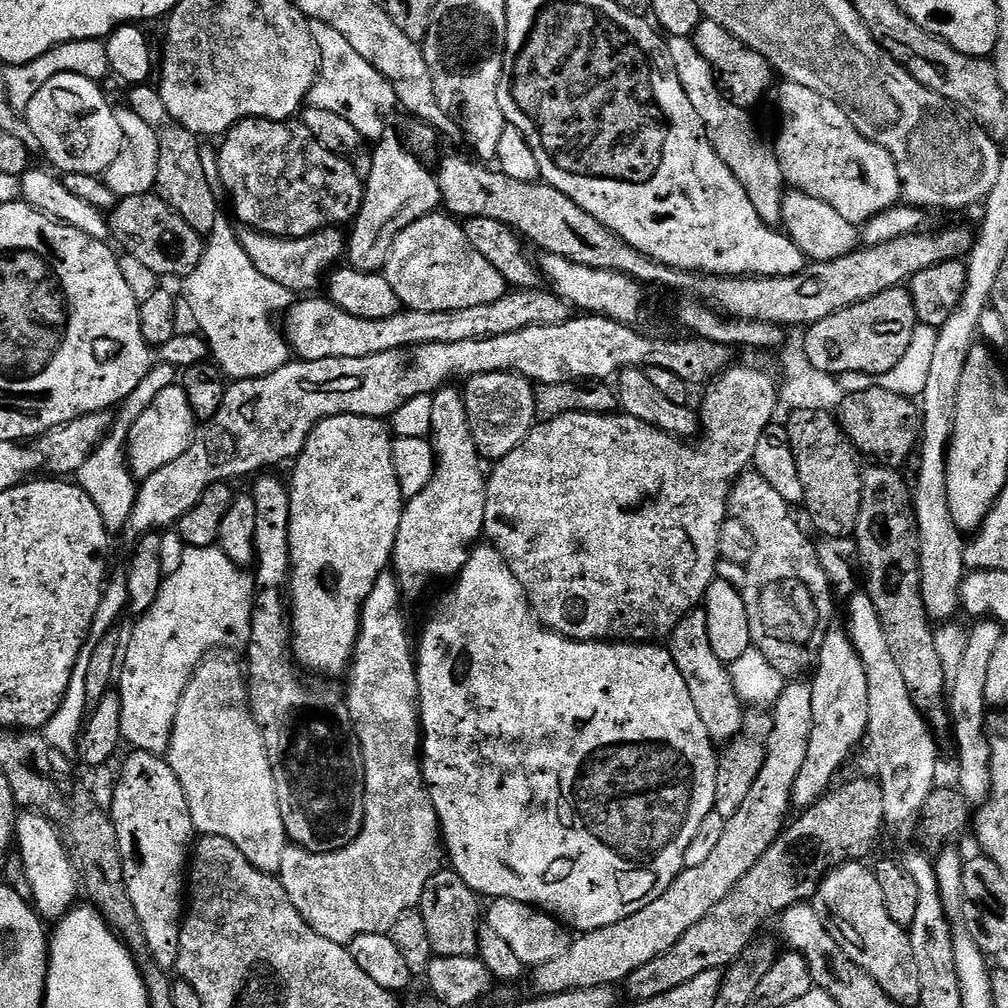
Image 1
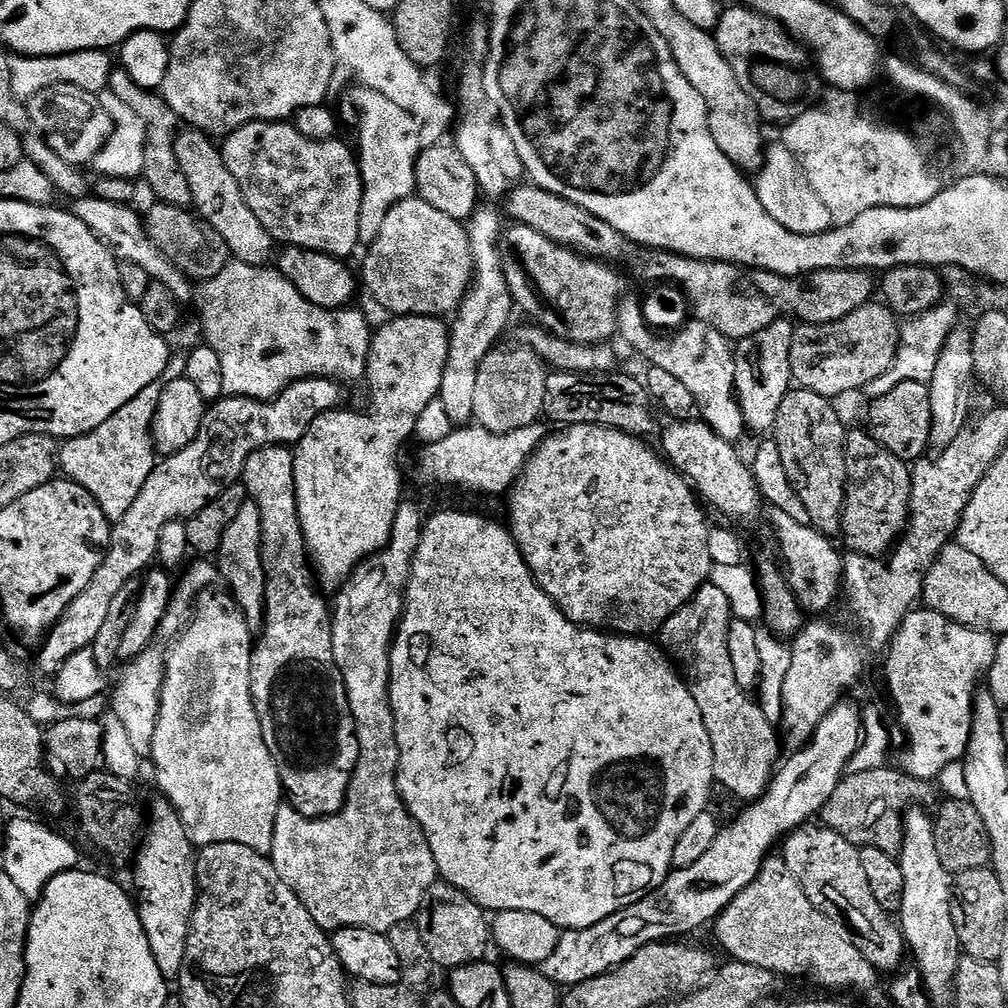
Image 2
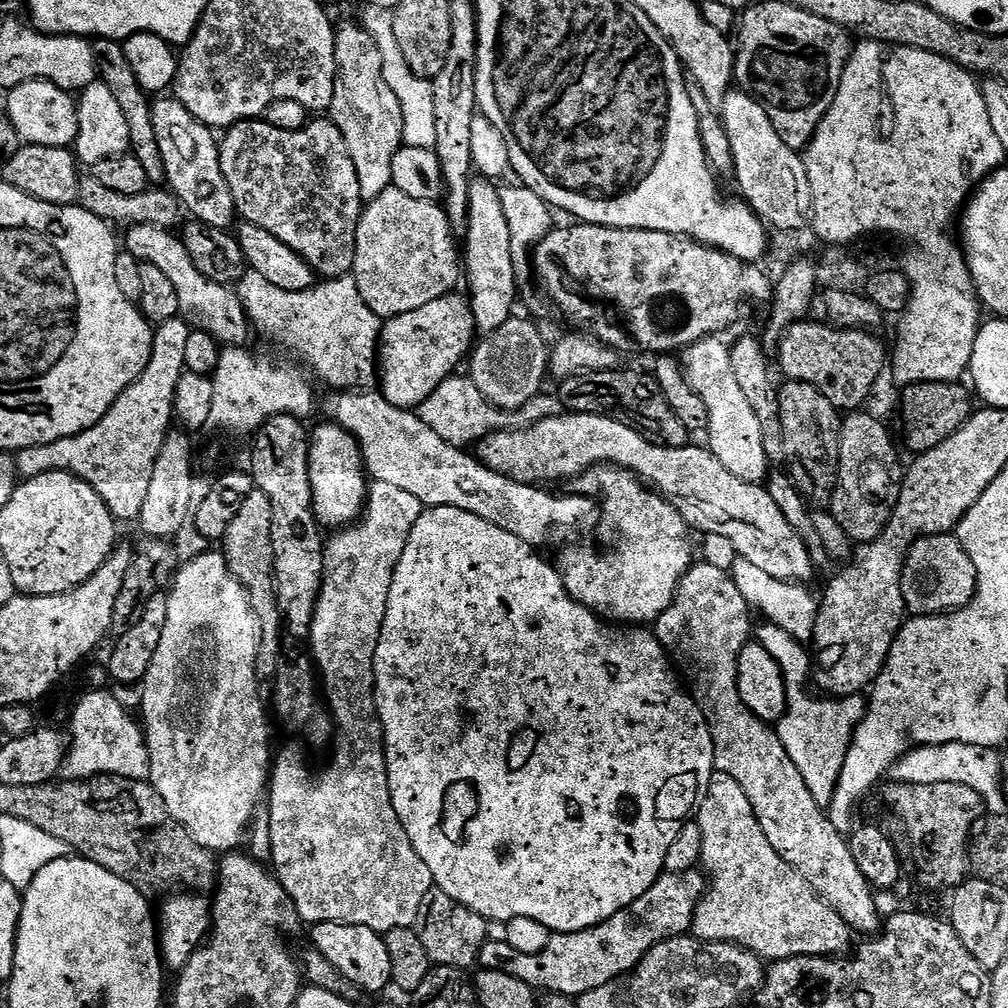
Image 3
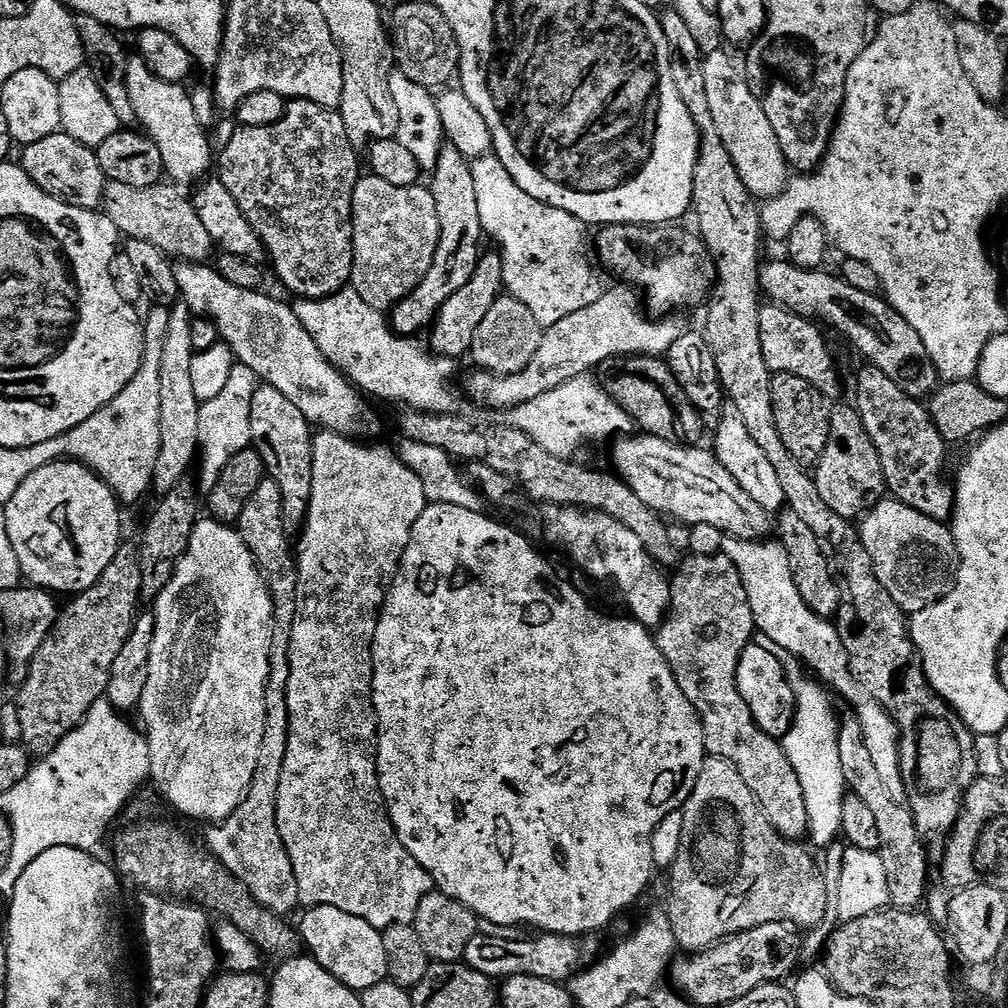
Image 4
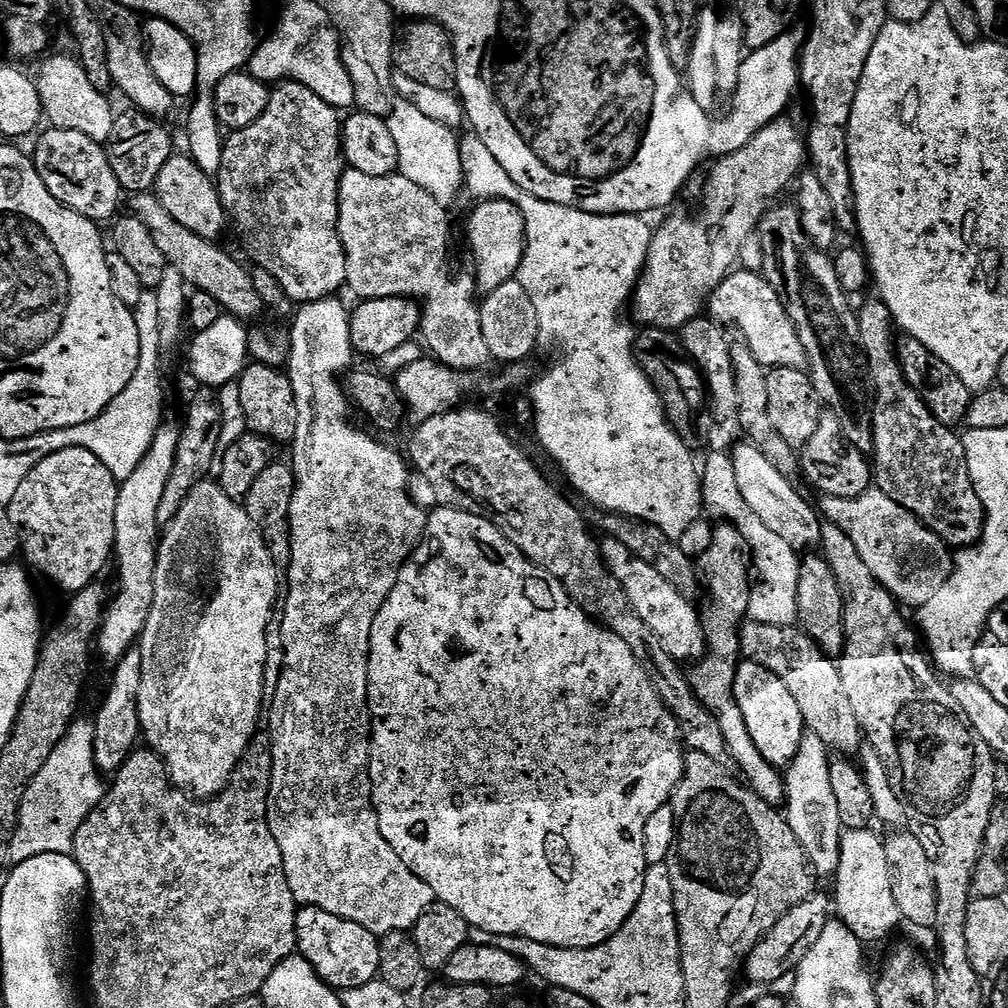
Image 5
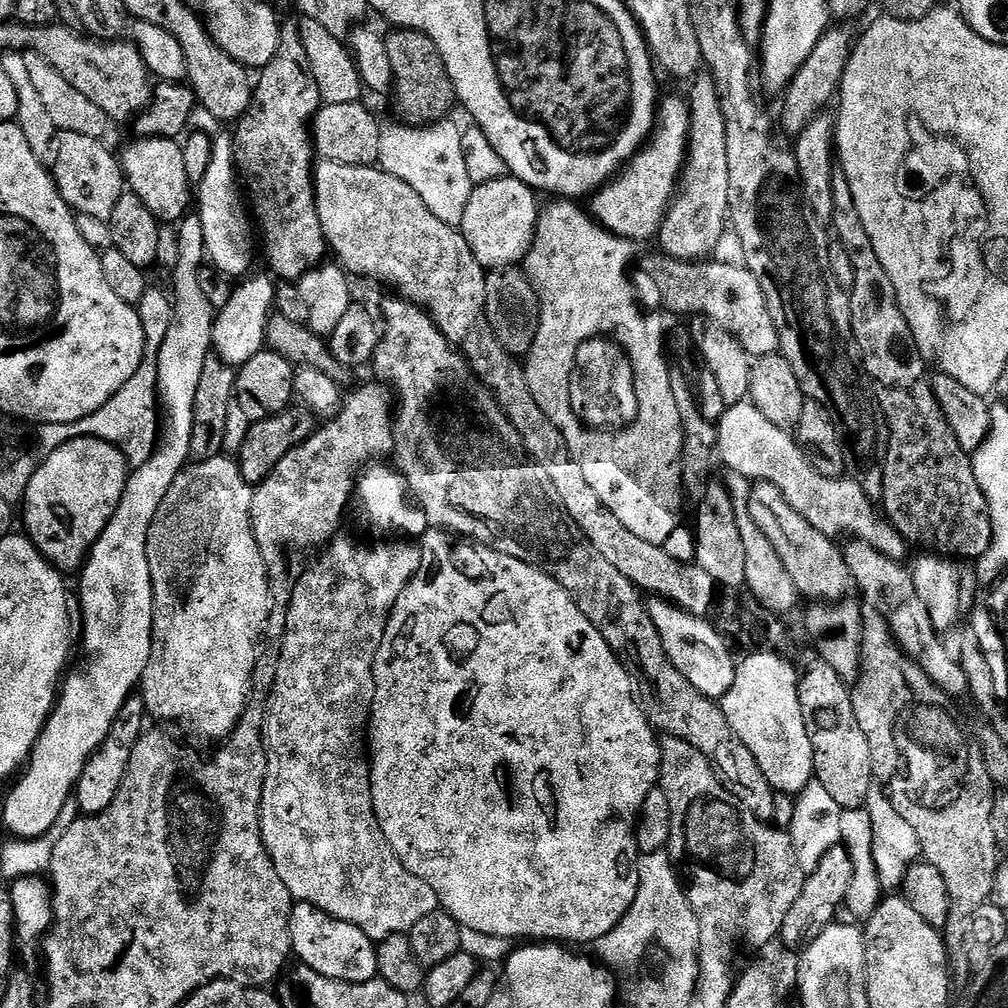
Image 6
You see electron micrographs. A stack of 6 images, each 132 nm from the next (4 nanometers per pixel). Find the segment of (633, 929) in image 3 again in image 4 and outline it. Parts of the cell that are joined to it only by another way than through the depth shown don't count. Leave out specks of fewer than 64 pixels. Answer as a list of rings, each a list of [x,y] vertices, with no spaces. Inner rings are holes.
[[[477,934],[470,946],[466,946],[463,963],[494,982],[503,982],[506,977],[518,974],[567,982],[584,971],[602,952],[602,947],[600,948],[599,942],[596,941],[597,937],[592,934],[583,938],[551,934],[540,934],[537,937],[537,940],[507,940],[504,936]]]

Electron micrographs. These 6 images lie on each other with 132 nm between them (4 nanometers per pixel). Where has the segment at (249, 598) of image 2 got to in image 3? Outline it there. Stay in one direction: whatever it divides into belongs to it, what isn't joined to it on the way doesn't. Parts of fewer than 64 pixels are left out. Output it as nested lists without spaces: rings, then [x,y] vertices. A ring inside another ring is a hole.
[[[257,490],[246,497],[246,502],[242,502],[241,508],[238,509],[238,515],[234,517],[234,522],[230,522],[230,527],[226,529],[226,534],[222,541],[222,551],[226,562],[230,566],[230,574],[234,574],[234,578],[238,578],[238,582],[248,592],[250,606],[260,623],[260,645],[256,651],[256,674],[264,682],[275,681],[276,672],[280,669],[282,663],[282,655],[280,656],[282,609],[278,606],[278,594],[276,593],[274,538],[270,538],[270,526],[274,526],[274,514],[270,511],[270,498],[266,498],[266,494],[262,494]]]

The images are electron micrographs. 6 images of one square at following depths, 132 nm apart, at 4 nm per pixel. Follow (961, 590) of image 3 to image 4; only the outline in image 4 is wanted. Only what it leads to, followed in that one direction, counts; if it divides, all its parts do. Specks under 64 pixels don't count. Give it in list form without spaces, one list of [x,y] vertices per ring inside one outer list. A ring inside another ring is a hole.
[[[885,498],[877,508],[871,508],[862,517],[858,531],[862,546],[866,546],[866,554],[870,554],[870,562],[878,582],[882,582],[886,594],[890,594],[890,598],[898,602],[905,614],[921,612],[926,610],[926,606],[934,606],[934,602],[938,602],[951,590],[952,583],[956,580],[958,557],[952,529],[947,523],[926,518],[926,514],[918,514],[918,510],[906,506],[901,500]]]

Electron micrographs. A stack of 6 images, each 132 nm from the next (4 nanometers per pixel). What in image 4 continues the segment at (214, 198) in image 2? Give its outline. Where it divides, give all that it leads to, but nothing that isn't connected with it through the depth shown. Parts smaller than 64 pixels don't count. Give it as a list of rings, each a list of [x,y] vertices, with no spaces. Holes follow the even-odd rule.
[[[139,54],[129,55],[125,59],[124,78],[137,125],[152,139],[154,146],[158,146],[167,179],[173,185],[185,186],[195,185],[196,176],[207,177],[208,167],[214,164],[214,148],[212,152],[208,136],[204,133],[207,132],[205,125],[194,114],[191,91],[184,84],[171,84],[158,78]]]

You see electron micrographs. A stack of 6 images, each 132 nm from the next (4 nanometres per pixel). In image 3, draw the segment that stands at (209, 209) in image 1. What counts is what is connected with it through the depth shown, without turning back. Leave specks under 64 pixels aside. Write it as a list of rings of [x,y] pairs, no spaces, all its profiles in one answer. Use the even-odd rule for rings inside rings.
[[[96,38],[91,41],[91,45],[96,59],[96,74],[99,83],[110,86],[110,94],[114,94],[114,99],[118,101],[122,114],[126,114],[126,126],[130,126],[131,155],[136,156],[138,162],[142,162],[149,185],[163,185],[165,183],[164,163],[162,162],[162,150],[158,150],[158,138],[154,135],[153,101],[149,93],[145,92],[138,78],[134,78],[134,69],[126,59],[124,45],[121,41]]]

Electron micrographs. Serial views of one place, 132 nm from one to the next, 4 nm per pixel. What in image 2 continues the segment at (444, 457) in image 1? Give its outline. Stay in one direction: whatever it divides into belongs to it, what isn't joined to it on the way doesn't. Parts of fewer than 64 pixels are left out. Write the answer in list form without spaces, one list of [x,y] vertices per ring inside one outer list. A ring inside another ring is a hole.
[[[477,207],[466,224],[472,255],[472,284],[464,301],[454,313],[450,324],[446,370],[442,370],[442,386],[438,399],[446,406],[446,414],[454,426],[468,426],[474,420],[474,389],[478,382],[478,370],[492,349],[501,343],[500,335],[512,320],[514,305],[510,286],[506,286],[506,274],[502,270],[500,238],[502,223],[492,208]]]

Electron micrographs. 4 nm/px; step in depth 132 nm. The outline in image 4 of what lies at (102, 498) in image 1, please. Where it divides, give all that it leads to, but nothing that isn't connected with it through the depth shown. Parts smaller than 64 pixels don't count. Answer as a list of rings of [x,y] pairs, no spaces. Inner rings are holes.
[[[156,306],[151,310],[153,312],[149,314],[148,320],[146,316],[142,324],[144,329],[144,357],[138,374],[134,374],[131,382],[105,408],[98,410],[98,414],[86,418],[86,422],[74,426],[74,430],[70,430],[66,434],[58,434],[58,438],[50,438],[50,442],[38,442],[29,448],[20,448],[20,480],[22,482],[26,482],[26,478],[30,478],[30,474],[34,474],[34,470],[42,470],[42,466],[56,464],[59,460],[71,460],[77,464],[83,464],[97,478],[104,481],[106,487],[115,494],[121,505],[127,506],[127,504],[134,503],[144,491],[149,491],[152,488],[154,462],[158,462],[158,446],[160,445],[160,435],[158,434],[158,406],[160,405],[158,402],[158,374],[162,364],[162,346],[168,333],[169,309],[164,306]]]

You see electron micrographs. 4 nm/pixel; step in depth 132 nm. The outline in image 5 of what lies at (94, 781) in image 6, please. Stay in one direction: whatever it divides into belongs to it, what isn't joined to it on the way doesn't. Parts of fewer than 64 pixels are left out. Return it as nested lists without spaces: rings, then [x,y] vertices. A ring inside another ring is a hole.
[[[138,650],[127,652],[115,663],[116,673],[108,684],[104,705],[94,715],[94,762],[101,773],[115,774],[123,768],[141,739],[138,694],[142,686],[142,654]]]

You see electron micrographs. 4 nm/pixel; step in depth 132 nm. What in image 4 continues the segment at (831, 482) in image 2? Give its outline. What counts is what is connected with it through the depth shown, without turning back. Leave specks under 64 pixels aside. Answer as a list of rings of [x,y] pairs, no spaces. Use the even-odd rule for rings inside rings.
[[[778,372],[772,377],[772,401],[774,422],[778,426],[778,434],[782,434],[782,446],[790,450],[799,464],[815,466],[830,438],[832,408],[829,397],[822,395],[810,382],[806,382],[806,378],[798,378],[798,374]]]

